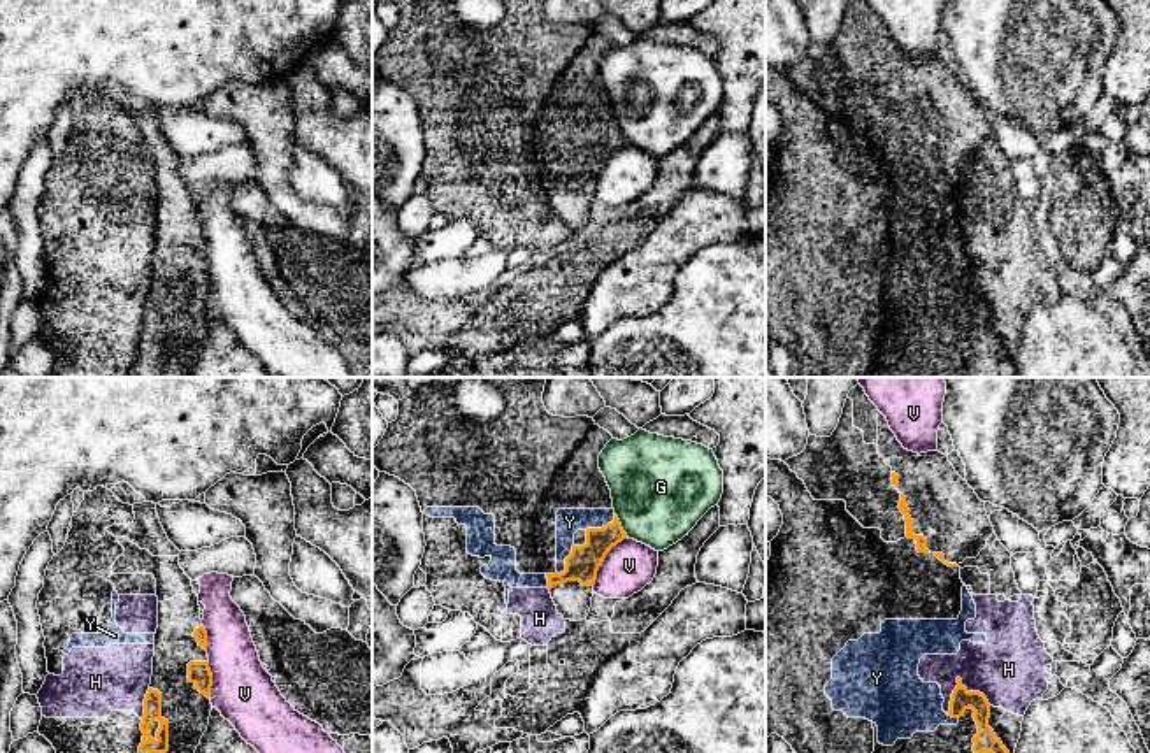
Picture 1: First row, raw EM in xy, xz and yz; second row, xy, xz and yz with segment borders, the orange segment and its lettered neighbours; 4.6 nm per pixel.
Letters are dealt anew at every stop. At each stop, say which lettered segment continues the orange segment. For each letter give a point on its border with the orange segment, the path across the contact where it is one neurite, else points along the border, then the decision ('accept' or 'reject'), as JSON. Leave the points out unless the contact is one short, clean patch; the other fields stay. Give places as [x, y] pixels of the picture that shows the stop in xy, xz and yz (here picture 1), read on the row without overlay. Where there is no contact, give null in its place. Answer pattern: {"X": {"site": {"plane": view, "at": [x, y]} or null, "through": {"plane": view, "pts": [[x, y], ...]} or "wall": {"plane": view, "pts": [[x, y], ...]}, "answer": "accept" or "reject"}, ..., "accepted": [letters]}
{"G": {"site": {"plane": "xz", "at": [620, 132]}, "answer": "reject"}, "H": {"site": {"plane": "yz", "at": [961, 292]}, "answer": "reject"}, "V": {"site": {"plane": "xz", "at": [604, 164]}, "answer": "reject"}, "Y": {"site": {"plane": "xz", "at": [603, 134]}, "answer": "reject"}, "accepted": []}

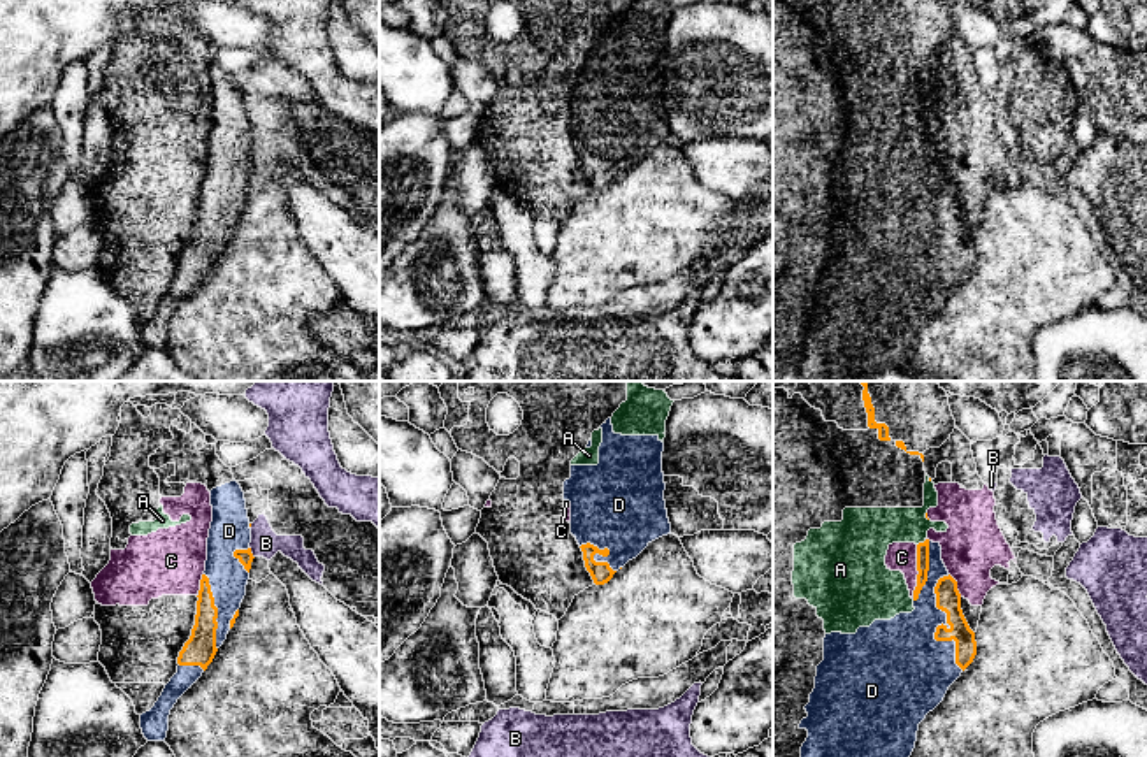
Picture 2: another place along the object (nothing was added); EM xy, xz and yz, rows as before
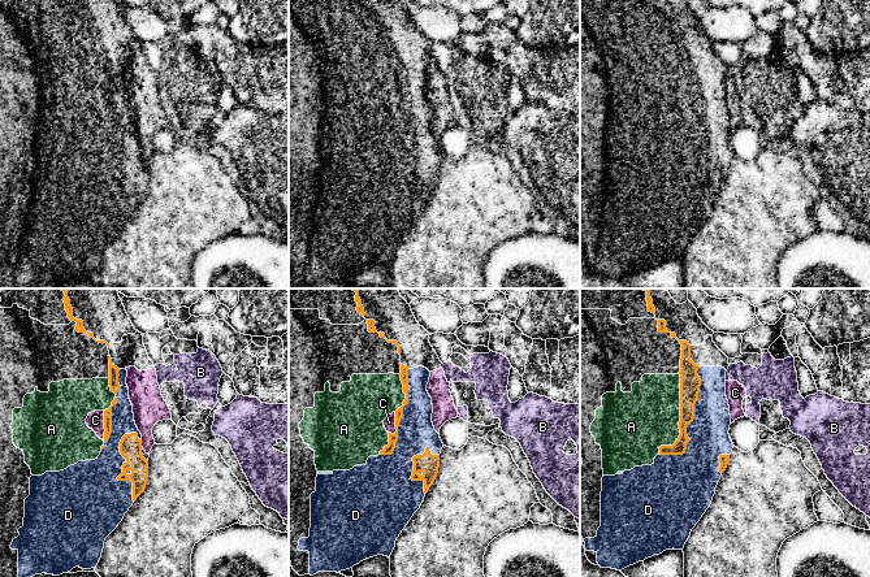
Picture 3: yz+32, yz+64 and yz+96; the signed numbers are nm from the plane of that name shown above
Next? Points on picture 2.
{"A": {"site": {"plane": "yz", "at": [921, 150]}, "answer": "reject"}, "B": {"site": {"plane": "xy", "at": [250, 158]}, "wall": {"plane": "xy", "pts": [[250, 153], [253, 164]]}, "answer": "reject"}, "C": {"site": {"plane": "yz", "at": [917, 176]}, "answer": "reject"}, "D": {"site": {"plane": "yz", "at": [937, 234]}, "answer": "accept"}, "accepted": ["D"]}

